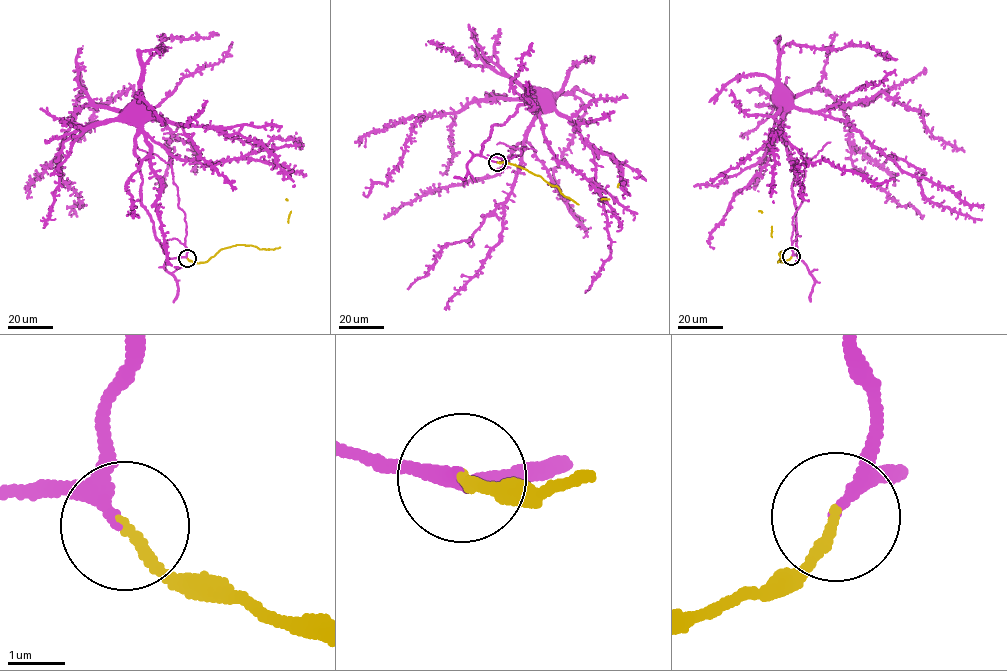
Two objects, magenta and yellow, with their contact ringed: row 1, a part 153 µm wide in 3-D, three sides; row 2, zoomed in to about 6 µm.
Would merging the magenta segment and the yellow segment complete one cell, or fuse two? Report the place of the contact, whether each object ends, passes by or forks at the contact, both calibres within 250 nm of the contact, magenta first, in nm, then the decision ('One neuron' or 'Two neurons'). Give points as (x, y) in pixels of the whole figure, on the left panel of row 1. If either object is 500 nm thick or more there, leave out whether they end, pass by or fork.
Place: (187, 258). At the ring magenta passes by. At the ring yellow ends. Thickness 180 nm (magenta) against 170 nm. One neuron

